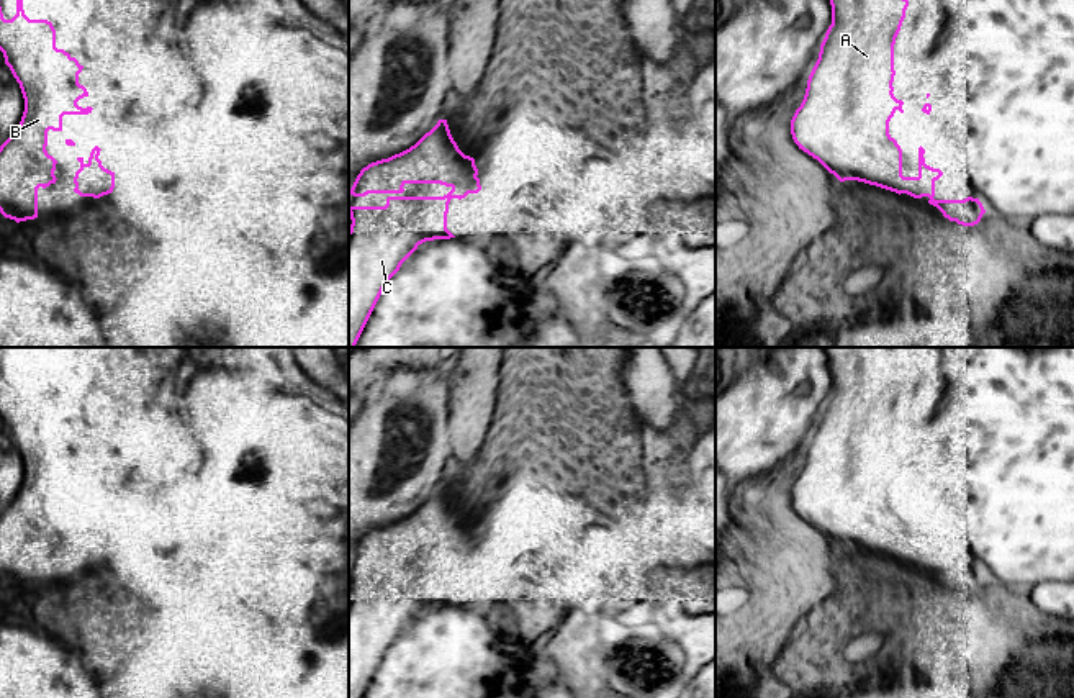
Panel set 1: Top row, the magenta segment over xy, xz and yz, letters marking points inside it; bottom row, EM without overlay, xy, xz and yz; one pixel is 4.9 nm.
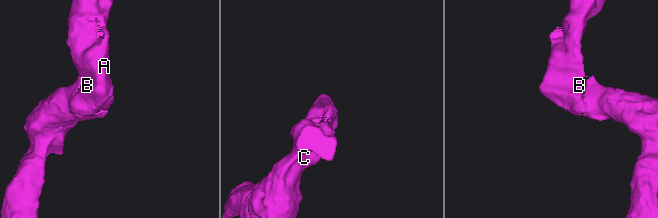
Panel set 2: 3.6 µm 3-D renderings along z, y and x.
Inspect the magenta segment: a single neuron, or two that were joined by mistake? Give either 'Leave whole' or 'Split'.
Leave whole

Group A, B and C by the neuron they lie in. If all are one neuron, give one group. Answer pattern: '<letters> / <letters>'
A B C

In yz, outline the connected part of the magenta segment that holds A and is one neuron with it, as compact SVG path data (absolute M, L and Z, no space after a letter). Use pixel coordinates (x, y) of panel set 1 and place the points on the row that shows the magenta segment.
M830 0L832 25L820 44L819 59L809 75L807 88L801 107L791 120L794 143L817 159L840 182L858 180L896 193L907 193L914 198L928 197L928 203L936 206L945 218L963 226L974 226L986 213L979 198L935 200L935 182L943 175L940 169L925 164L925 149L918 147L918 175L902 175L902 149L889 134L889 121L899 110L904 113L902 100L894 97L894 44L905 18L909 0Z

